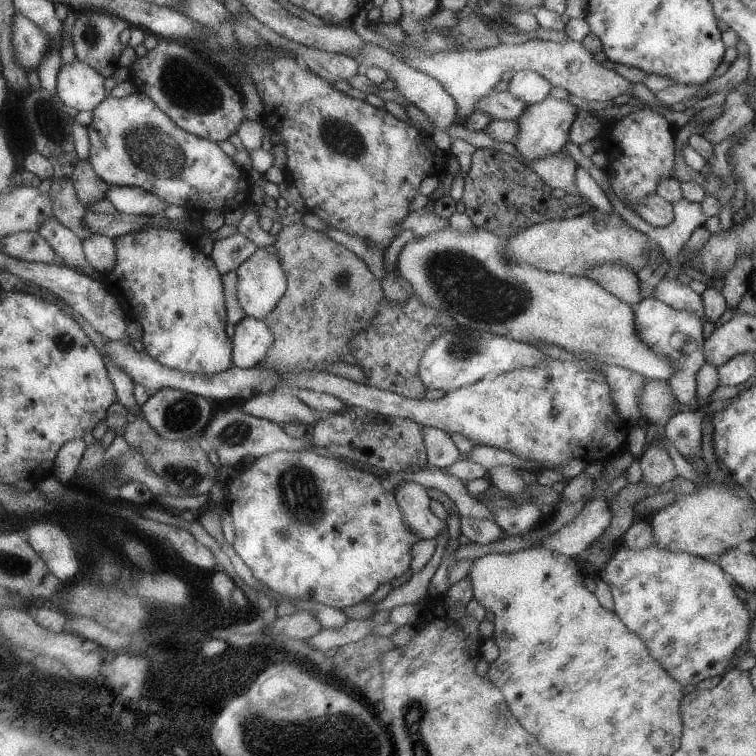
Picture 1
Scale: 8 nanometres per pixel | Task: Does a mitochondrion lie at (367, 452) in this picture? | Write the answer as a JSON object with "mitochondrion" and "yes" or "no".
{"mitochondrion":"no"}

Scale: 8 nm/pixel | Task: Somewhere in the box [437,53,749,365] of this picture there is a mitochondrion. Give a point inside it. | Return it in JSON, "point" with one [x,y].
{"point":[462,347]}

